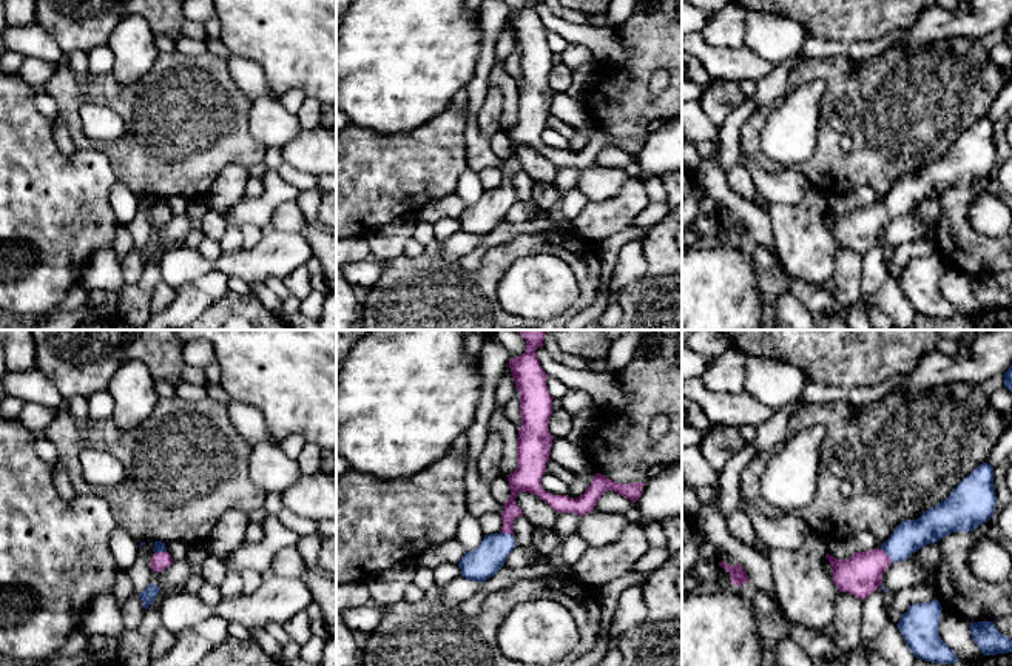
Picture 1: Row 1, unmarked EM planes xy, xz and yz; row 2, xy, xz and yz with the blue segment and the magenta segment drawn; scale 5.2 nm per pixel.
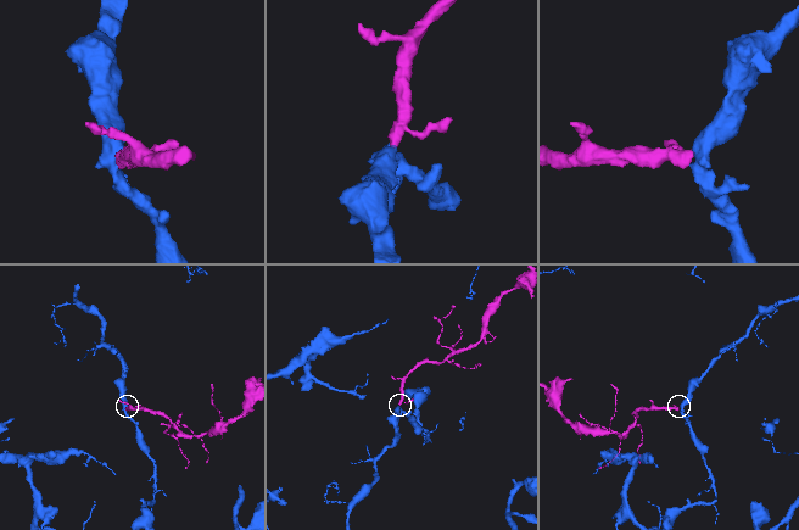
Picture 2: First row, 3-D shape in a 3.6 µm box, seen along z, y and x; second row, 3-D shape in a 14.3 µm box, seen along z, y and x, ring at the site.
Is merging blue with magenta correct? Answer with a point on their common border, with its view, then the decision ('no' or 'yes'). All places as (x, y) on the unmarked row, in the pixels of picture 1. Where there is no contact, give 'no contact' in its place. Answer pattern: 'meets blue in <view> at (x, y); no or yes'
meets blue in yz at (887, 208); yes

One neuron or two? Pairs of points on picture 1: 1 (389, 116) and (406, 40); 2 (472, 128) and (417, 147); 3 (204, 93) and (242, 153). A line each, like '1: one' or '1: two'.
1: one
2: two
3: one

